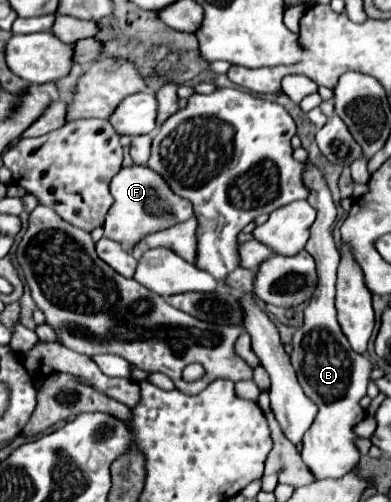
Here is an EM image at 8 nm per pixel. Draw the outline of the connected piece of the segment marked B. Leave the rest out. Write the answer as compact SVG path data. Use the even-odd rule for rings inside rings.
M305 160L303 184L309 188L307 202L317 210L317 220L311 228L311 238L305 250L313 256L317 264L319 284L305 308L305 322L293 336L291 364L297 372L303 392L319 406L319 414L315 422L303 436L301 456L305 464L309 464L309 470L313 470L317 480L323 480L323 478L341 478L345 472L355 468L361 458L359 448L355 444L359 436L355 434L353 428L365 418L365 410L361 408L359 402L367 394L367 384L369 384L369 374L373 370L373 362L367 356L353 352L353 348L349 346L337 322L333 298L335 298L339 250L331 234L331 224L335 222L337 208L335 208L335 202L333 202L333 196L325 182L323 172L309 160Z

